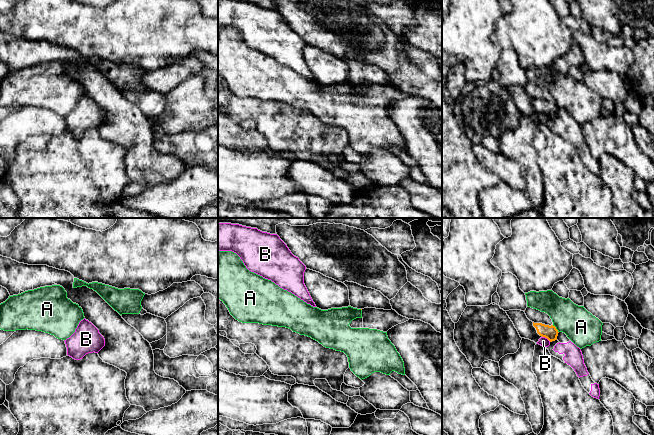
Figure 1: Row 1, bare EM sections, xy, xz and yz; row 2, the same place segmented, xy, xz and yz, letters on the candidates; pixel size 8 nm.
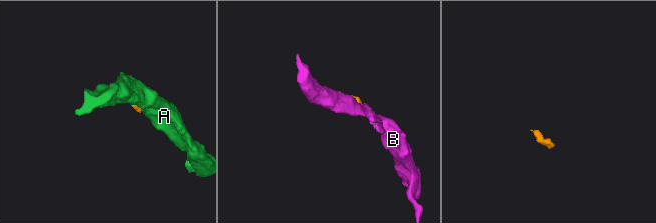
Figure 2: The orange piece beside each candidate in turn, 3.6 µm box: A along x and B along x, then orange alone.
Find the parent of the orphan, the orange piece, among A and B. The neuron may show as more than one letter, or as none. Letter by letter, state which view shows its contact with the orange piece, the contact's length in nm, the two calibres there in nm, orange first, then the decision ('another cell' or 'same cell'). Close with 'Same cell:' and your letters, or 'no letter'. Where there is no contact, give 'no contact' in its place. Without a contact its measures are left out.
A: meets orange in yz; contact 80 nm long; 110 nm thick on the orange side, 280 nm on the other; another cell
B: meets orange in yz; contact 80 nm long; 110 nm thick on the orange side, 70 nm on the other; another cell
Same cell: no letter

